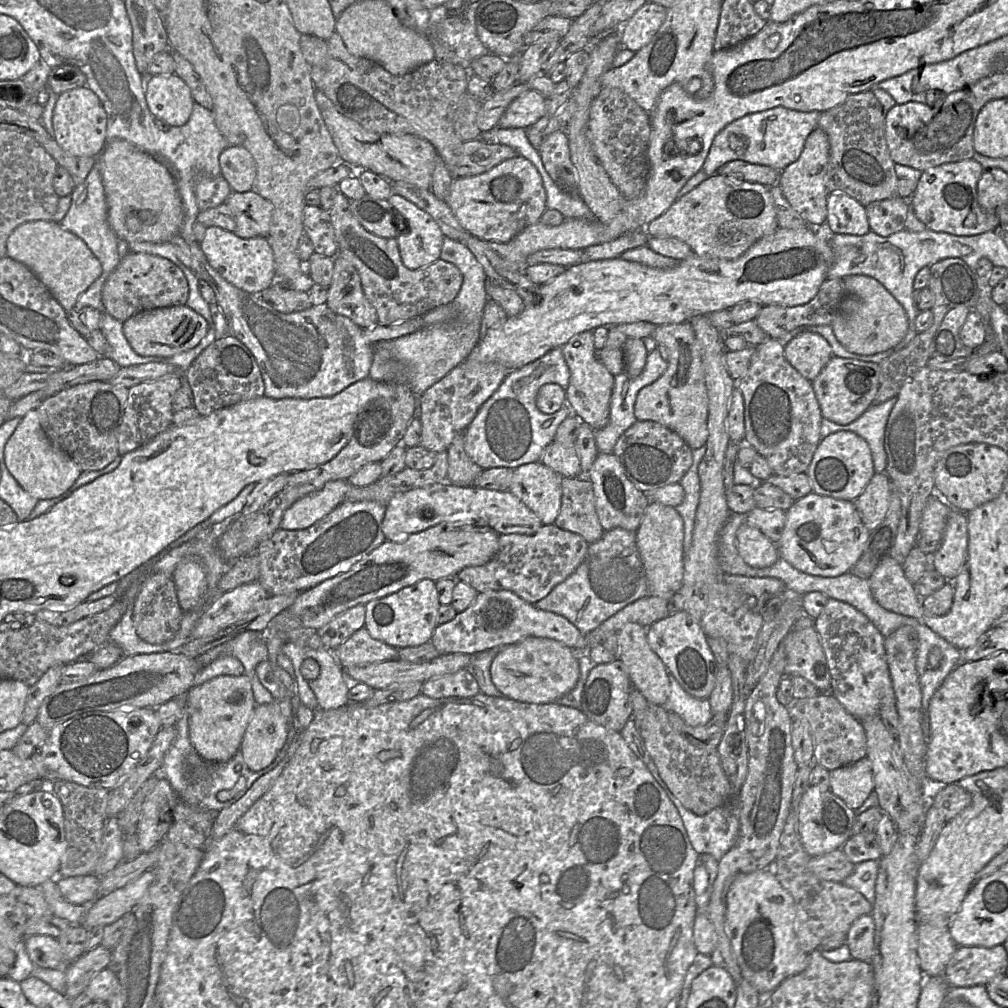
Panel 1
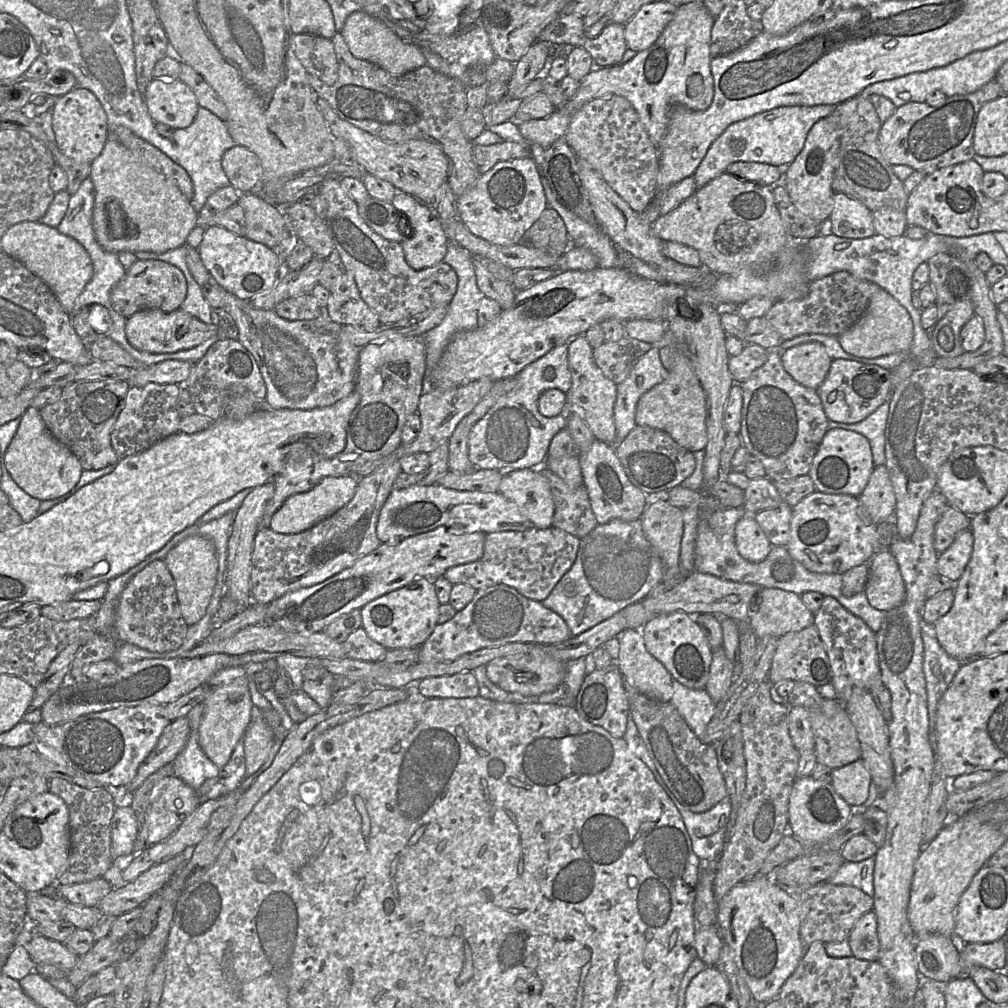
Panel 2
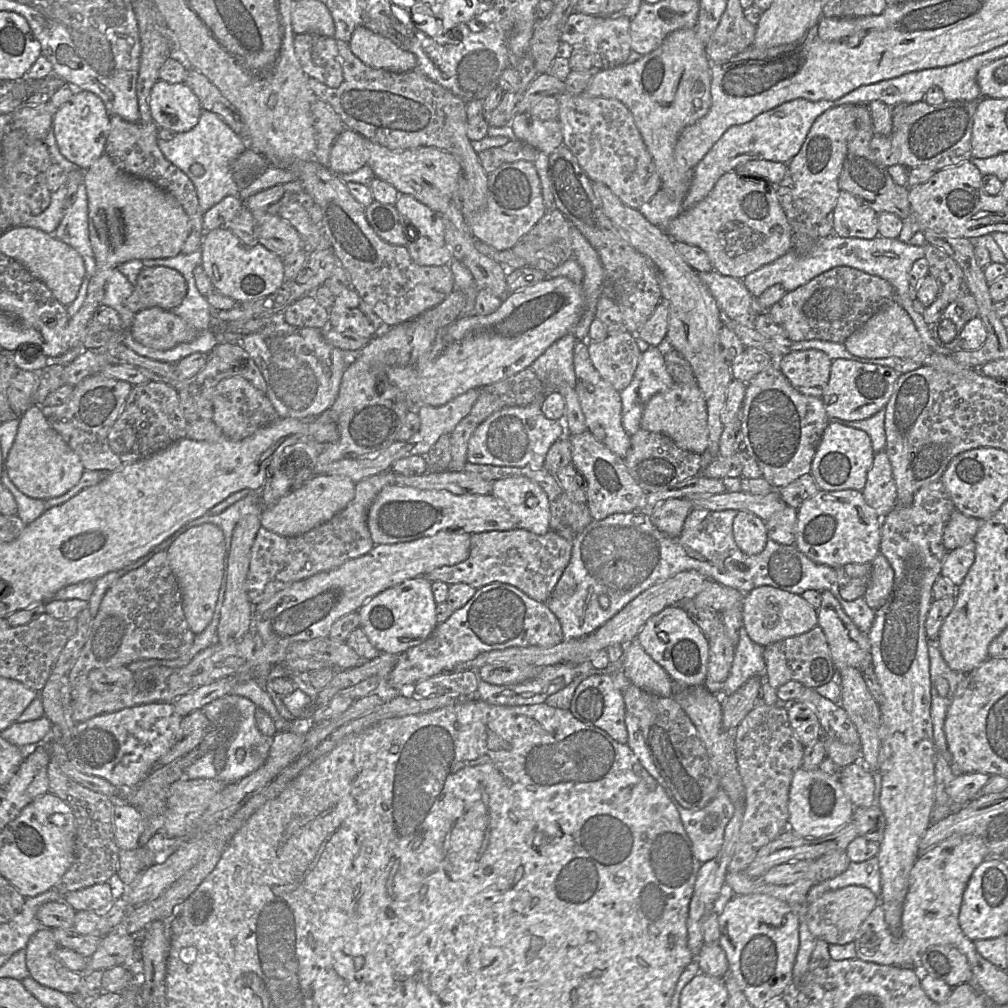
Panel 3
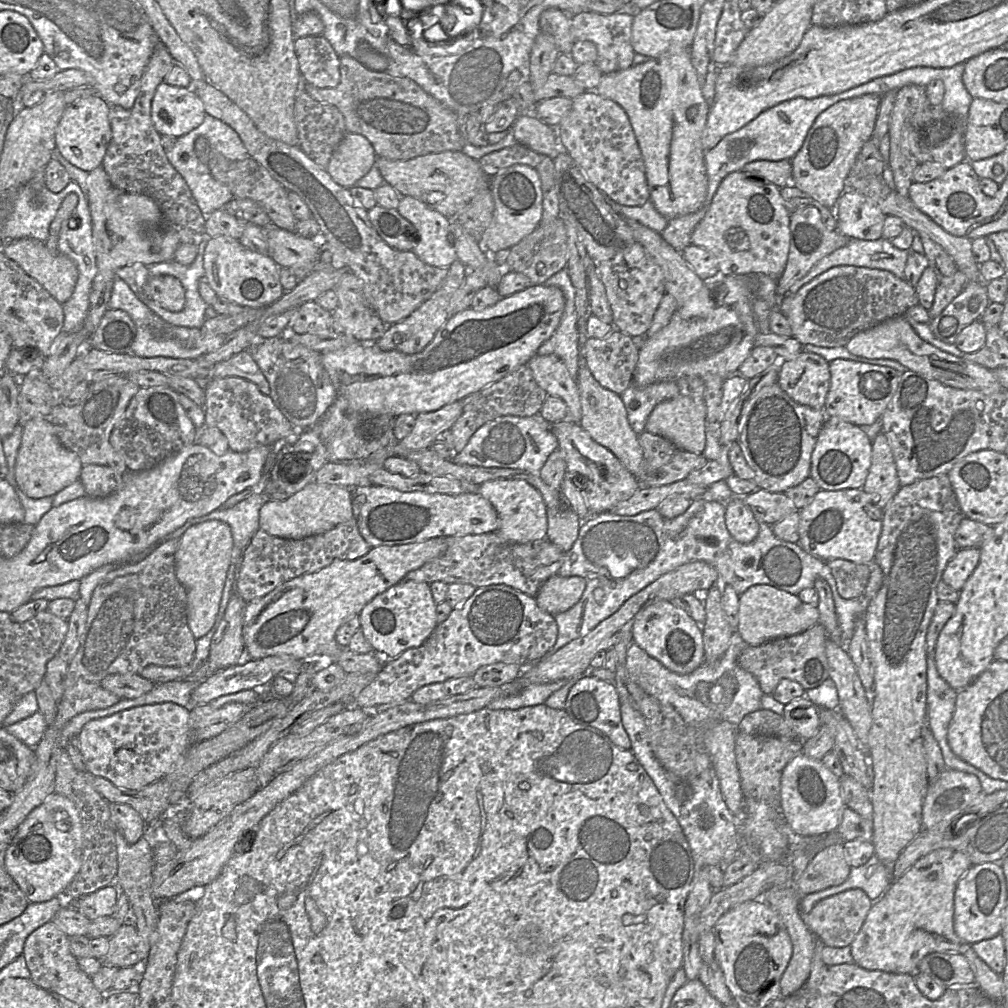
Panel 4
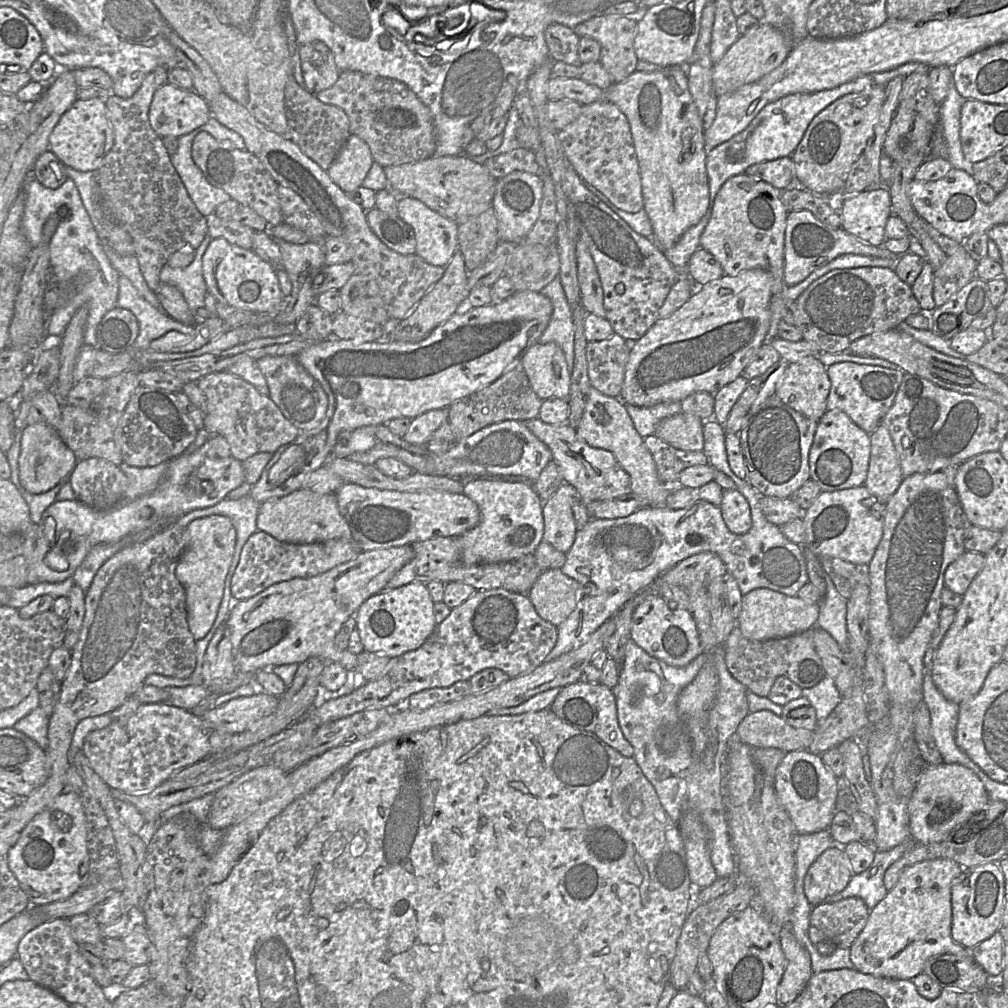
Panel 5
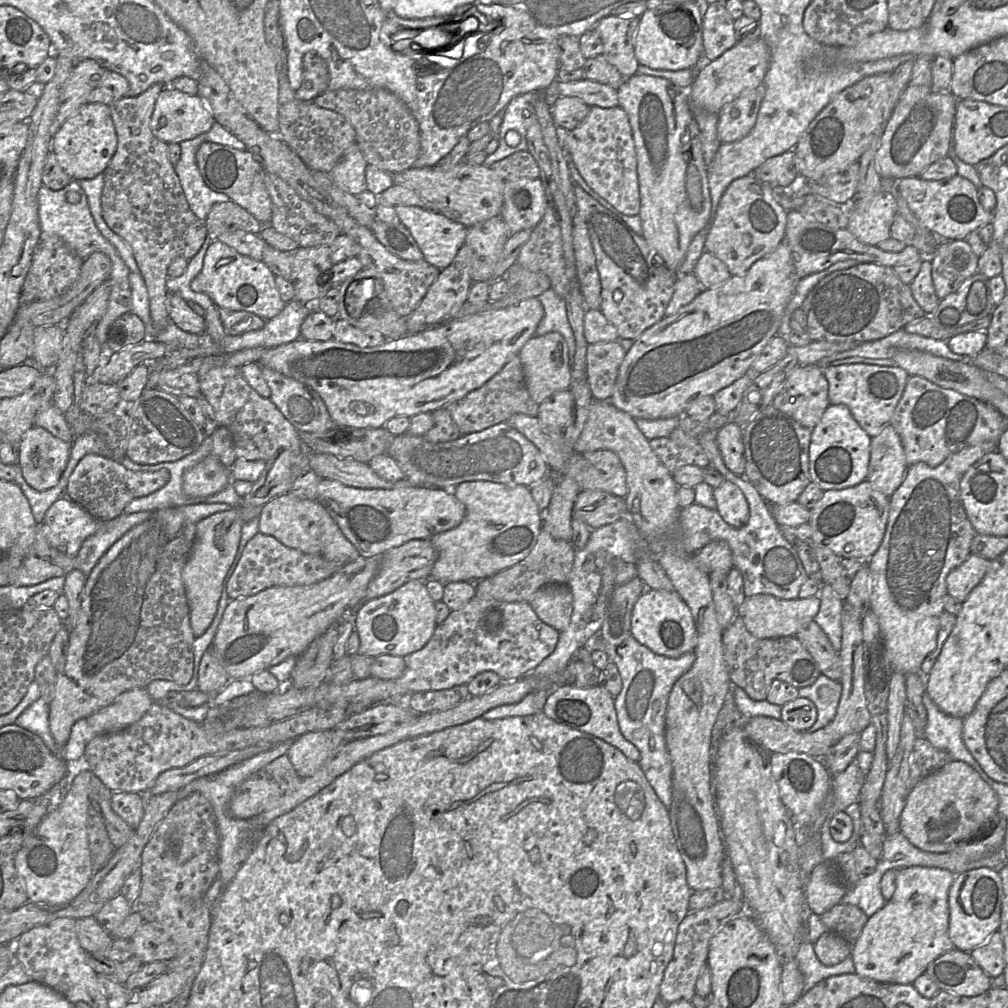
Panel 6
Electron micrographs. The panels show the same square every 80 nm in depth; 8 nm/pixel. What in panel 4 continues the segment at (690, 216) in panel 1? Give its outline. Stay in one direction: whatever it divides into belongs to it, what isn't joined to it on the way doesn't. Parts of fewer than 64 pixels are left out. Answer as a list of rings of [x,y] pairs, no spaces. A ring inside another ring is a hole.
[[[735,171],[729,173],[719,184],[708,210],[694,228],[690,240],[692,245],[705,249],[715,258],[720,273],[719,276],[753,276],[754,274],[763,274],[777,281],[783,274],[787,262],[790,243],[789,218],[790,213],[782,201],[780,190],[777,186],[762,179],[748,176],[742,171]]]

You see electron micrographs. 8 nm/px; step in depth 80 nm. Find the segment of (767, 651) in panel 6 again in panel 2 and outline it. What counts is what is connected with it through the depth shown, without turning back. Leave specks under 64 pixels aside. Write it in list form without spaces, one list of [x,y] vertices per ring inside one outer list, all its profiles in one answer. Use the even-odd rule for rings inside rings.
[[[814,624],[778,638],[767,679],[773,685],[784,680],[792,680],[807,682],[816,687],[832,681],[828,654]]]

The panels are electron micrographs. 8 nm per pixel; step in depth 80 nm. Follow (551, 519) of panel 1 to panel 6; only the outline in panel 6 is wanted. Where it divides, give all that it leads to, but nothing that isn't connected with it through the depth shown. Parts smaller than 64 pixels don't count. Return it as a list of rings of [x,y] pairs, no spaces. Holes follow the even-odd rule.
[[[471,481],[459,484],[452,490],[454,496],[465,506],[465,516],[455,528],[434,535],[431,542],[438,558],[431,572],[431,579],[442,583],[476,583],[491,577],[523,560],[534,548],[543,523],[543,513],[532,498],[529,487],[508,486],[489,481]]]

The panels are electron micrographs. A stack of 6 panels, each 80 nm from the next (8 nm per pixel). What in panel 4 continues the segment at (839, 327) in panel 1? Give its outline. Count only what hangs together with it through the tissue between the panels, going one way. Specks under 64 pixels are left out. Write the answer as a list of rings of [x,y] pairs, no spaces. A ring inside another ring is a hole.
[[[904,316],[888,319],[870,329],[857,333],[845,347],[856,356],[897,361],[910,371],[950,387],[964,390],[972,389],[985,394],[993,394],[1005,389],[990,369],[943,352],[921,339]]]

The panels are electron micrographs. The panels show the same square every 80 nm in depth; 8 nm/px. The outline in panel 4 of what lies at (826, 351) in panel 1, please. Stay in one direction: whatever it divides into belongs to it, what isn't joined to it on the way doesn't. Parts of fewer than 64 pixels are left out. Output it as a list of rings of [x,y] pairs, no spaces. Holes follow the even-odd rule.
[[[802,351],[790,360],[780,360],[778,384],[795,402],[824,410],[830,388],[830,363],[822,356]]]

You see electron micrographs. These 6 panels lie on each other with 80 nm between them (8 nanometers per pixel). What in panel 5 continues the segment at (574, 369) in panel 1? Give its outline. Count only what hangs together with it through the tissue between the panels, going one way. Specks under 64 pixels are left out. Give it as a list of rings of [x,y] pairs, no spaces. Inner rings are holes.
[[[591,386],[581,423],[576,430],[589,446],[613,453],[630,477],[631,493],[642,499],[645,507],[666,507],[666,500],[675,486],[659,479],[653,456],[635,429],[626,404],[620,398],[606,396]]]

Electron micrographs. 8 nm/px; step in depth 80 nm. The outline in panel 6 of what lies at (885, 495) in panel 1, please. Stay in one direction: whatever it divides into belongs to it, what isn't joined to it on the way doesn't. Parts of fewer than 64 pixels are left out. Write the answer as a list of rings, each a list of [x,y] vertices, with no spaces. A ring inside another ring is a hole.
[[[888,424],[871,439],[867,480],[875,489],[891,497],[904,481],[908,467],[900,436]]]

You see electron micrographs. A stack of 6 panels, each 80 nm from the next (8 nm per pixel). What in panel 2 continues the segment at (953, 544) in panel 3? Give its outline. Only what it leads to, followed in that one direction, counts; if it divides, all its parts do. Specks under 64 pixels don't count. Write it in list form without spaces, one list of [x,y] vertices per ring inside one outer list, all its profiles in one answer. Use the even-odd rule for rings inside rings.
[[[948,505],[935,527],[934,547],[940,554],[948,549],[960,532],[971,529],[971,516]]]

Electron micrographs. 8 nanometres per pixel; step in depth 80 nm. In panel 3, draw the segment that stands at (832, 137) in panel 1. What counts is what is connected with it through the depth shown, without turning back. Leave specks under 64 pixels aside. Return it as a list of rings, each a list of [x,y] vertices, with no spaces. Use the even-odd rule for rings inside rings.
[[[858,105],[855,136],[849,141],[846,157],[838,179],[840,191],[853,195],[862,204],[872,208],[877,214],[893,213],[904,220],[911,214],[907,186],[897,185],[887,168],[877,161],[870,149],[870,141],[875,135],[868,105]]]

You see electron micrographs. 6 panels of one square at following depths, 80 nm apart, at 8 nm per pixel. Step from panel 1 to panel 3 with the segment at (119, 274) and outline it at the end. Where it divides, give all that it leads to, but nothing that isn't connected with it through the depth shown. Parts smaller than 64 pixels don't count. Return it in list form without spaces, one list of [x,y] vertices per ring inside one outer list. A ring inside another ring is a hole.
[[[165,266],[144,267],[127,306],[134,314],[153,307],[170,311],[182,303],[186,293],[186,281],[177,270]]]

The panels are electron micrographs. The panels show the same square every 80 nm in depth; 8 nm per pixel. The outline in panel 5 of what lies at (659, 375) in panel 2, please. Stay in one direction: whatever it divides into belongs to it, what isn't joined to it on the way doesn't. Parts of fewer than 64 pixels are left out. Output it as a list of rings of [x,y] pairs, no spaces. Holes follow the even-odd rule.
[[[682,401],[663,402],[651,407],[637,407],[626,404],[634,427],[644,439],[655,435],[658,424],[665,418],[682,412]]]

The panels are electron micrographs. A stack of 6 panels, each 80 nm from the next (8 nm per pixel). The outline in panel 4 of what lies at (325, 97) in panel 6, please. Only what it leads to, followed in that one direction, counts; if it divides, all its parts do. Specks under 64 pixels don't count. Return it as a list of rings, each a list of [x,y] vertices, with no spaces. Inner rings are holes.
[[[349,55],[340,57],[340,82],[336,87],[318,88],[304,83],[304,89],[315,100],[337,107],[344,116],[347,132],[366,137],[374,147],[377,157],[409,160],[430,153],[462,151],[467,142],[467,139],[464,139],[460,133],[457,115],[424,91],[416,82],[406,77],[392,76],[386,71],[370,70]]]

